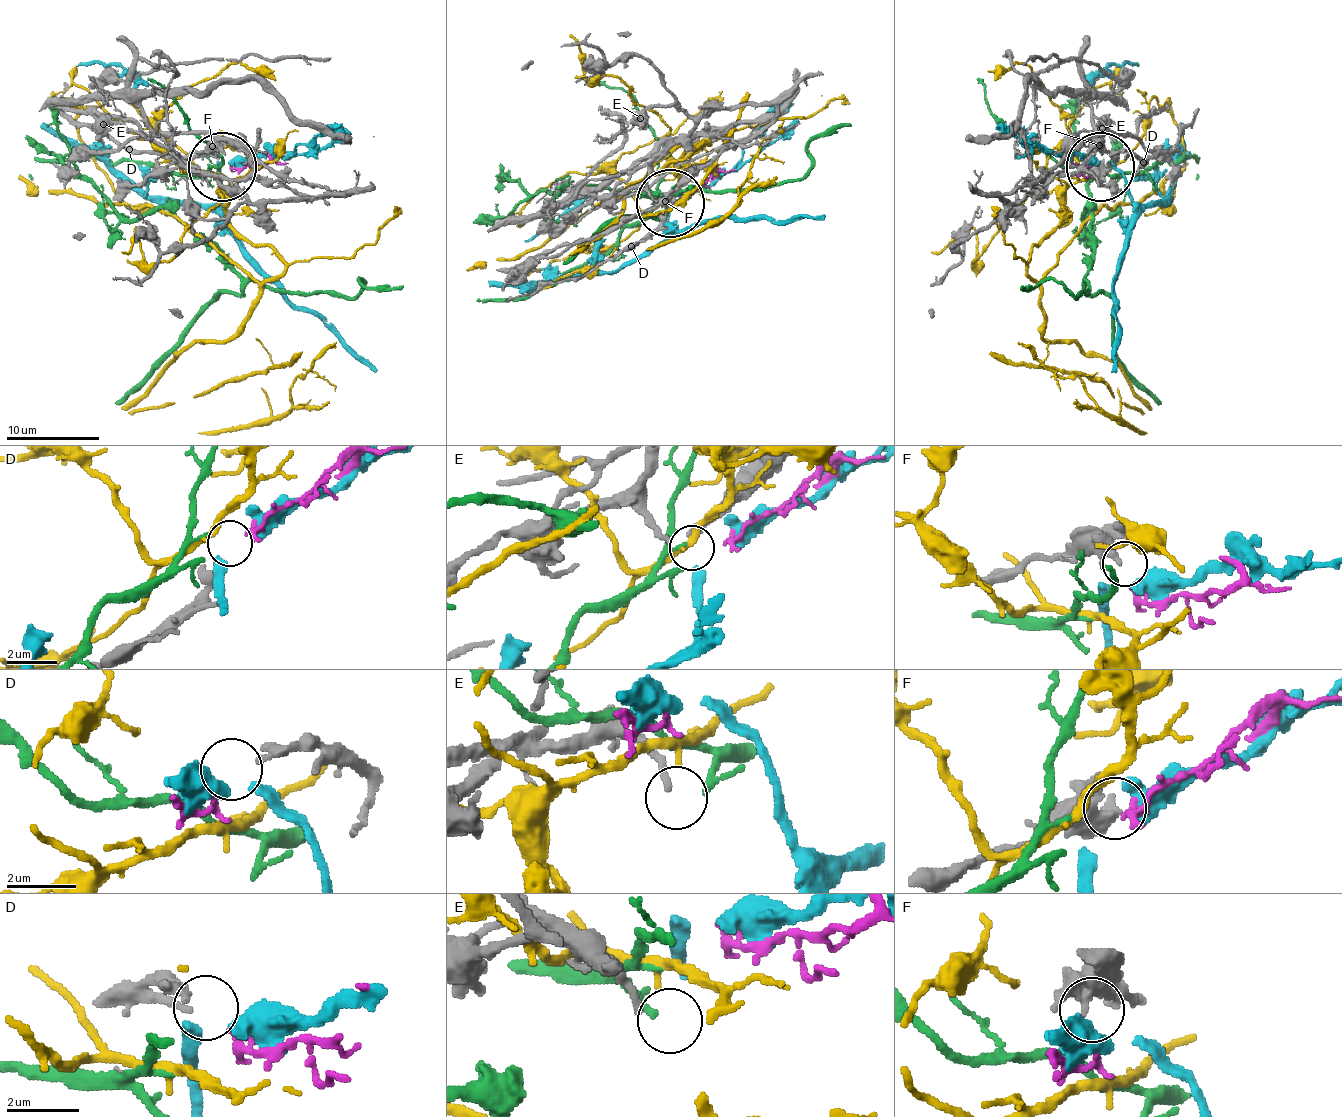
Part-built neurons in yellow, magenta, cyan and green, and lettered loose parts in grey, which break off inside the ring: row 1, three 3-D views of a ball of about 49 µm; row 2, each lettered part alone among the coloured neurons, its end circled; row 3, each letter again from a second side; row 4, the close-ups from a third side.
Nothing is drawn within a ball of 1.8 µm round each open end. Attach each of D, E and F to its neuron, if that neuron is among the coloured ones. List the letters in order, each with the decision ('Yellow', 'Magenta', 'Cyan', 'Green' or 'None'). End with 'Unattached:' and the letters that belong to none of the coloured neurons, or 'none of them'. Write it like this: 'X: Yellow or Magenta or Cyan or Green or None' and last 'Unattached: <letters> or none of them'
D: Magenta
E: None
F: Cyan
Unattached: E

